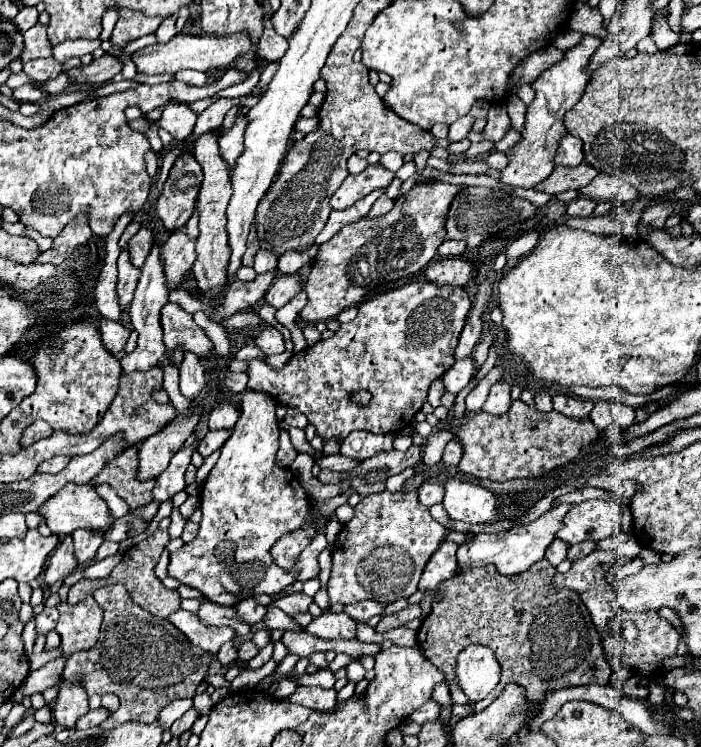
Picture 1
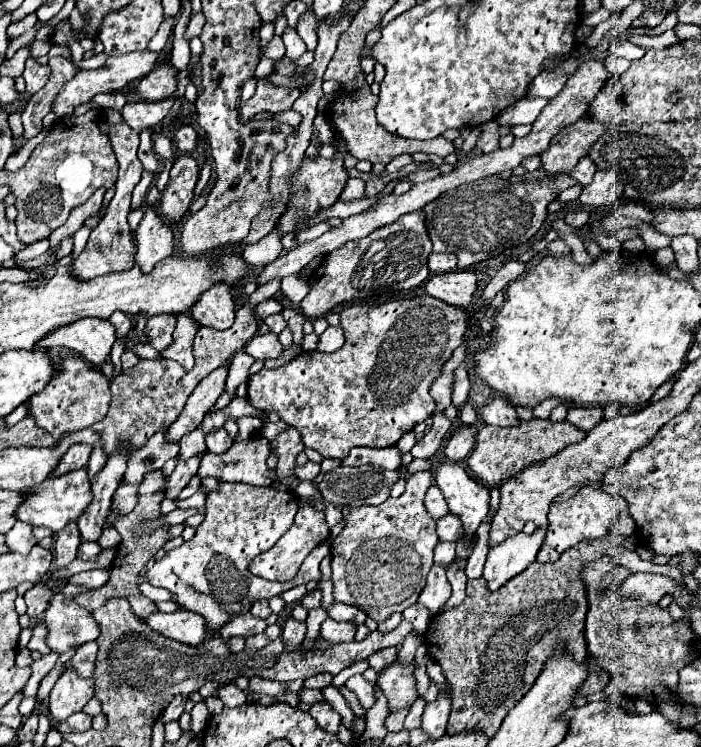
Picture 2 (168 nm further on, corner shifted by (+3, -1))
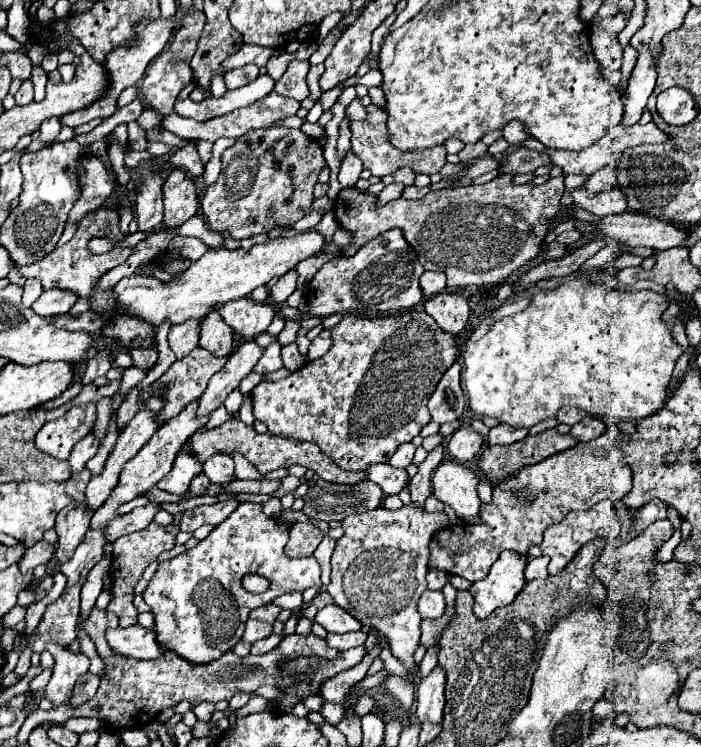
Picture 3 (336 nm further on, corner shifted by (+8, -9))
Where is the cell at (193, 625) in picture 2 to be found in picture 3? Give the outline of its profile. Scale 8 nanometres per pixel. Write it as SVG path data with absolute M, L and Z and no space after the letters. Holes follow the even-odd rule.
M138 624L130 628L108 630L106 642L118 656L126 656L126 658L154 660L164 652L164 648L156 644L156 634L152 632L152 628L142 628Z

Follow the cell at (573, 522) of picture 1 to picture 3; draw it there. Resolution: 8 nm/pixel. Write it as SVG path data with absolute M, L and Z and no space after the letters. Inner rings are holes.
M602 500L598 504L594 504L590 510L584 510L584 512L570 512L560 524L548 528L544 532L544 540L540 544L540 550L550 556L550 564L548 564L548 572L554 576L554 574L560 574L566 564L576 556L576 552L590 540L598 538L598 536L608 536L608 538L616 538L620 534L620 520L616 522L616 512L612 508L612 502L610 500Z

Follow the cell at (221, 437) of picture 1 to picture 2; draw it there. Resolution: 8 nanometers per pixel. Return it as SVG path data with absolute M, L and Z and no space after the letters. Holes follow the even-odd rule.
M201 452L201 454L193 456L193 458L183 460L183 462L177 464L177 468L173 470L173 474L169 476L169 480L167 480L167 484L165 484L165 498L171 498L171 500L173 500L173 498L179 496L179 492L181 492L183 486L189 482L189 478L197 474L197 468L199 468L203 456L205 456L205 452Z

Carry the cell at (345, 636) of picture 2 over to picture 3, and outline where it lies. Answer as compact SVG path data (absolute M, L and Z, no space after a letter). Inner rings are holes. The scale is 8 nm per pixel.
M358 630L358 632L348 632L348 634L328 634L326 642L328 642L330 648L334 648L338 652L344 652L344 650L362 646L366 642L366 632Z

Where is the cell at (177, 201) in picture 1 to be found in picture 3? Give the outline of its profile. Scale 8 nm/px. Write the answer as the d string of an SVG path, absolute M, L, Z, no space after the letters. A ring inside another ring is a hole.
M174 168L164 182L164 224L180 226L198 212L200 200L192 178Z

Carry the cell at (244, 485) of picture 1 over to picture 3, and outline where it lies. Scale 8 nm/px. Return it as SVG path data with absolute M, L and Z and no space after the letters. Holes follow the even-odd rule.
M254 502L240 504L222 524L218 524L208 538L198 542L192 550L182 552L180 556L172 558L170 562L162 562L158 566L156 576L150 580L144 600L152 608L154 614L154 632L156 640L164 650L178 654L180 658L192 664L208 664L218 660L224 652L232 650L244 632L244 624L248 620L250 610L260 608L272 602L276 596L284 592L304 592L310 586L320 588L320 564L314 558L306 562L290 562L284 554L284 542L288 540L288 528L270 520L262 514L262 506ZM246 574L258 574L270 580L270 588L262 594L252 594L242 588L242 578Z

